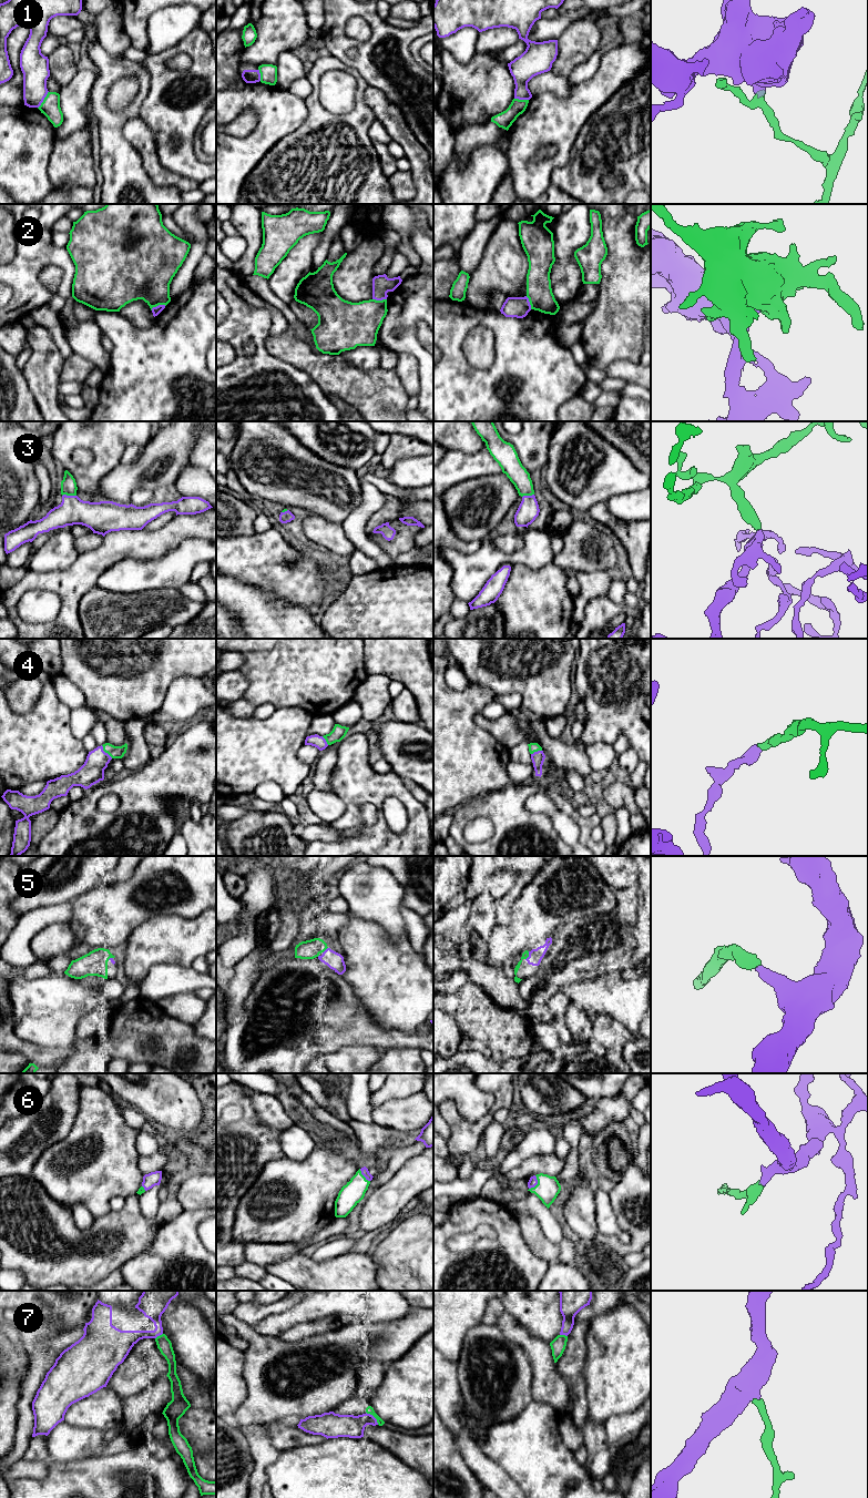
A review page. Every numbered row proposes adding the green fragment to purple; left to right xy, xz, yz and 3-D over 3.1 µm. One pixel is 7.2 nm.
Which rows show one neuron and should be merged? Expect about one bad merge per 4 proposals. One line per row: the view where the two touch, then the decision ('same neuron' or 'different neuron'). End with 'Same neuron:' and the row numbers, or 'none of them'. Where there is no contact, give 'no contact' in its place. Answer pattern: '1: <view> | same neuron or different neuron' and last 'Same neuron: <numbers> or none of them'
1: xy | different neuron
2: xy | different neuron
3: xy | same neuron
4: xy | same neuron
5: yz | same neuron
6: yz | same neuron
7: xz | different neuron
Same neuron: 3, 4, 5, 6

